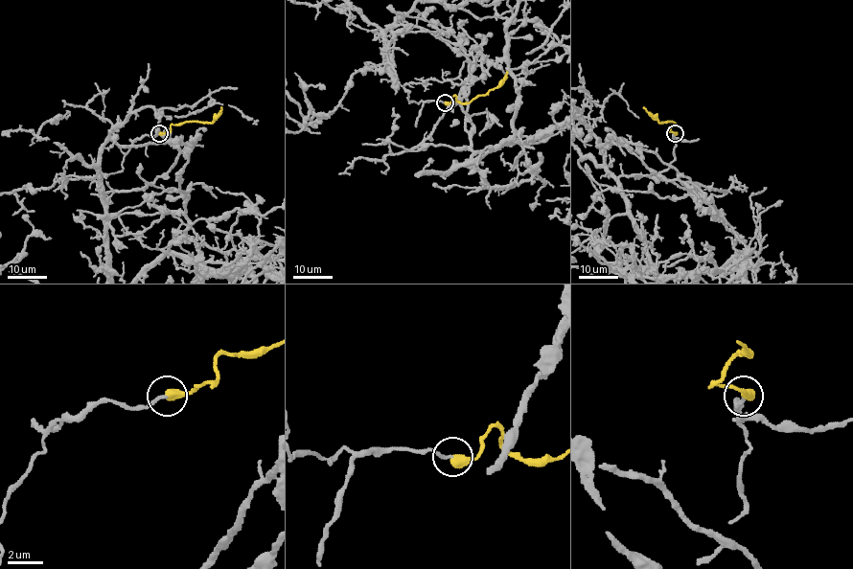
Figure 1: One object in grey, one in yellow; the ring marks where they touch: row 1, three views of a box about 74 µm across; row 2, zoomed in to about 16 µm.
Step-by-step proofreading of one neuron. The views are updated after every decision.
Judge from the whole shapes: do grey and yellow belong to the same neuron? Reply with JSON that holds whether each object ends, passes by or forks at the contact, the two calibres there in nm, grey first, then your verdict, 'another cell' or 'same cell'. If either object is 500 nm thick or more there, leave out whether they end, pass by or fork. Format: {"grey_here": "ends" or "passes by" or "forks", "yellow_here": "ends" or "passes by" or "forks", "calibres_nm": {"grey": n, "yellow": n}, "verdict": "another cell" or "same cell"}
{"calibres_nm": {"grey": 170, "yellow": 550}, "verdict": "same cell"}

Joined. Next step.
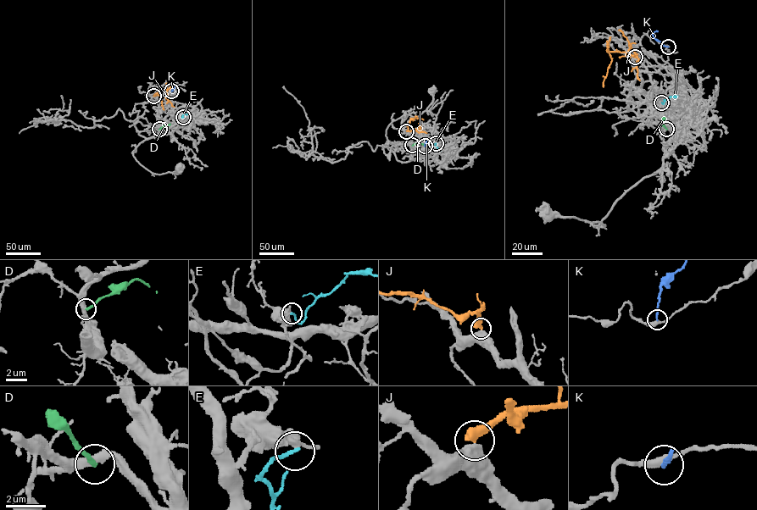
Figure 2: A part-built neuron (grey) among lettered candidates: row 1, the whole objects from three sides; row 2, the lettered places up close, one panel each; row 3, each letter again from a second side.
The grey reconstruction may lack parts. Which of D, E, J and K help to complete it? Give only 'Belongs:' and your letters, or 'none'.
Belongs: none

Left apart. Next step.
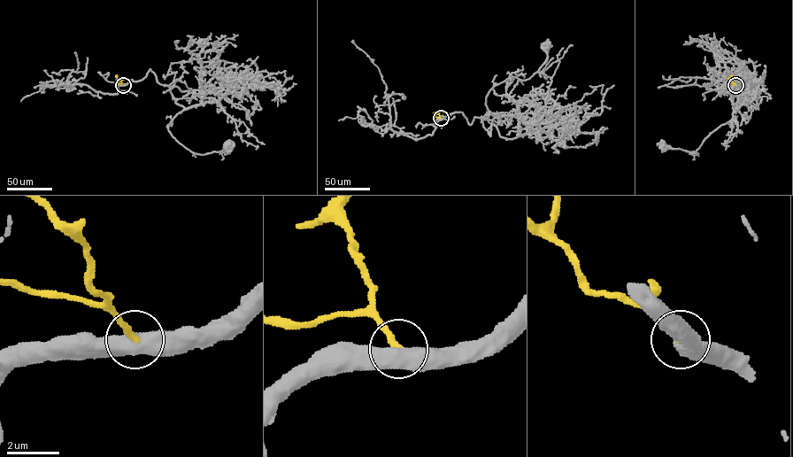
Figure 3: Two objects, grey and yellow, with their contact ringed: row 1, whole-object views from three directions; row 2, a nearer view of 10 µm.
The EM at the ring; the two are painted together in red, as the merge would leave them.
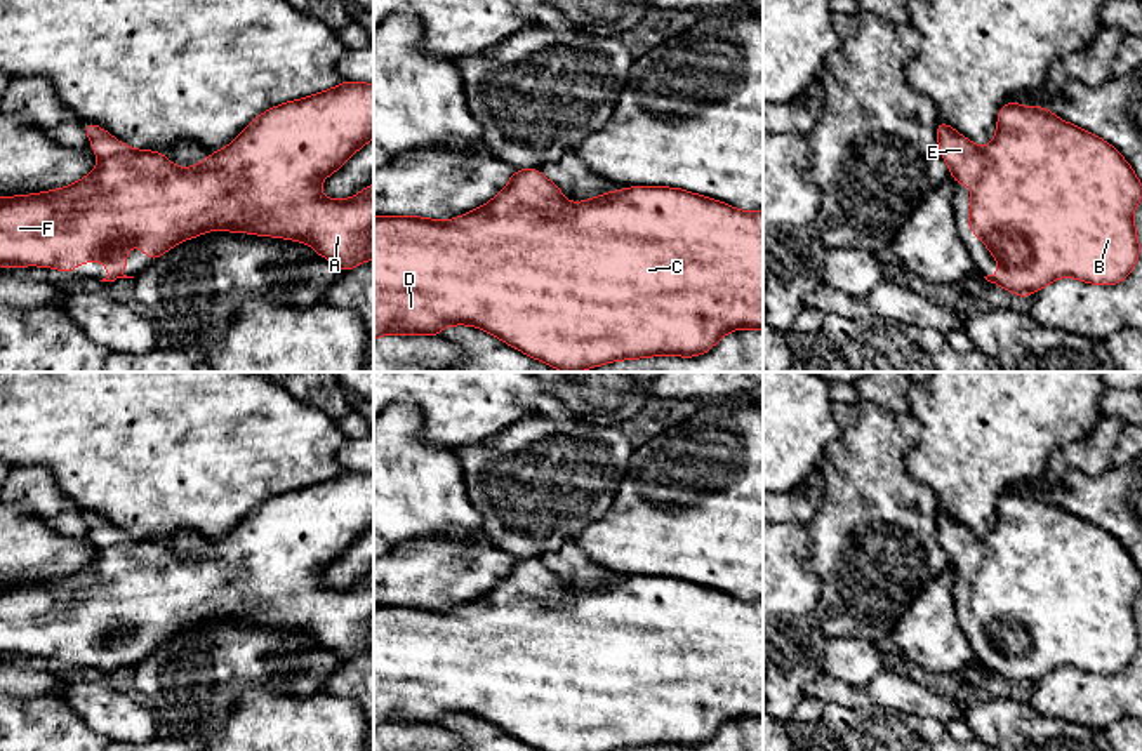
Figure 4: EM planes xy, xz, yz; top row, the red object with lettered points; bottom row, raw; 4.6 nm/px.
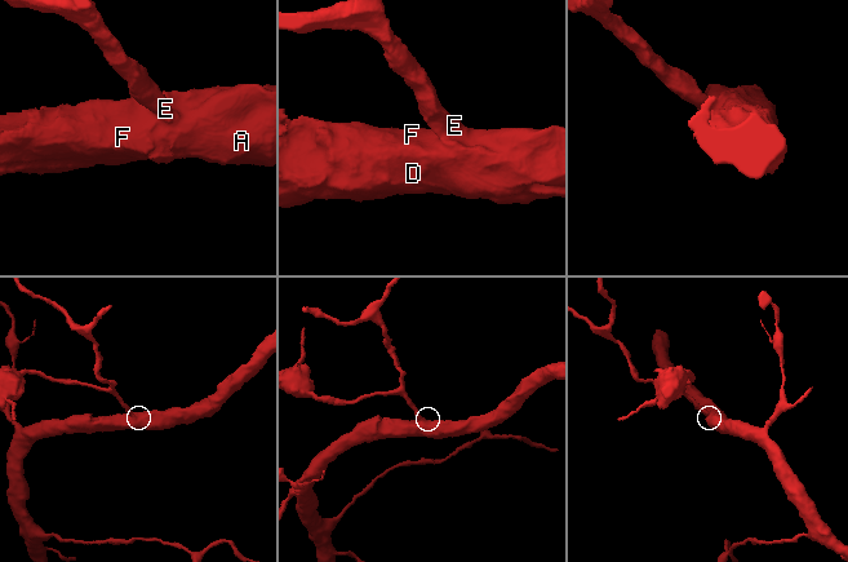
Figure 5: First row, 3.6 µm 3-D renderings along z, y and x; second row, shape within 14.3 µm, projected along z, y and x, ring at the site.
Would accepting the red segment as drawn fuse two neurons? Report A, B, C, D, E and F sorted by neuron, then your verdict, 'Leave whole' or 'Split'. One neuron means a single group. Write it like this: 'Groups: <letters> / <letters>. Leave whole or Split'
Groups: A B C D E F. Leave whole

